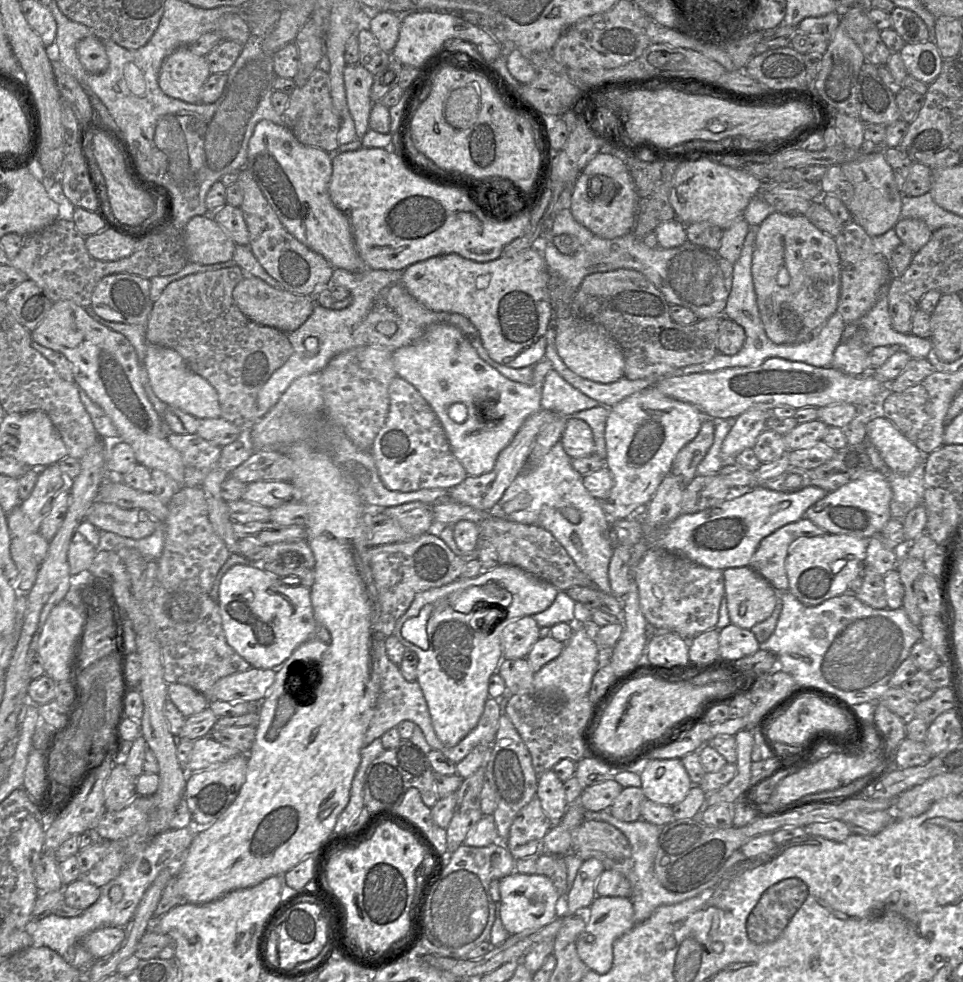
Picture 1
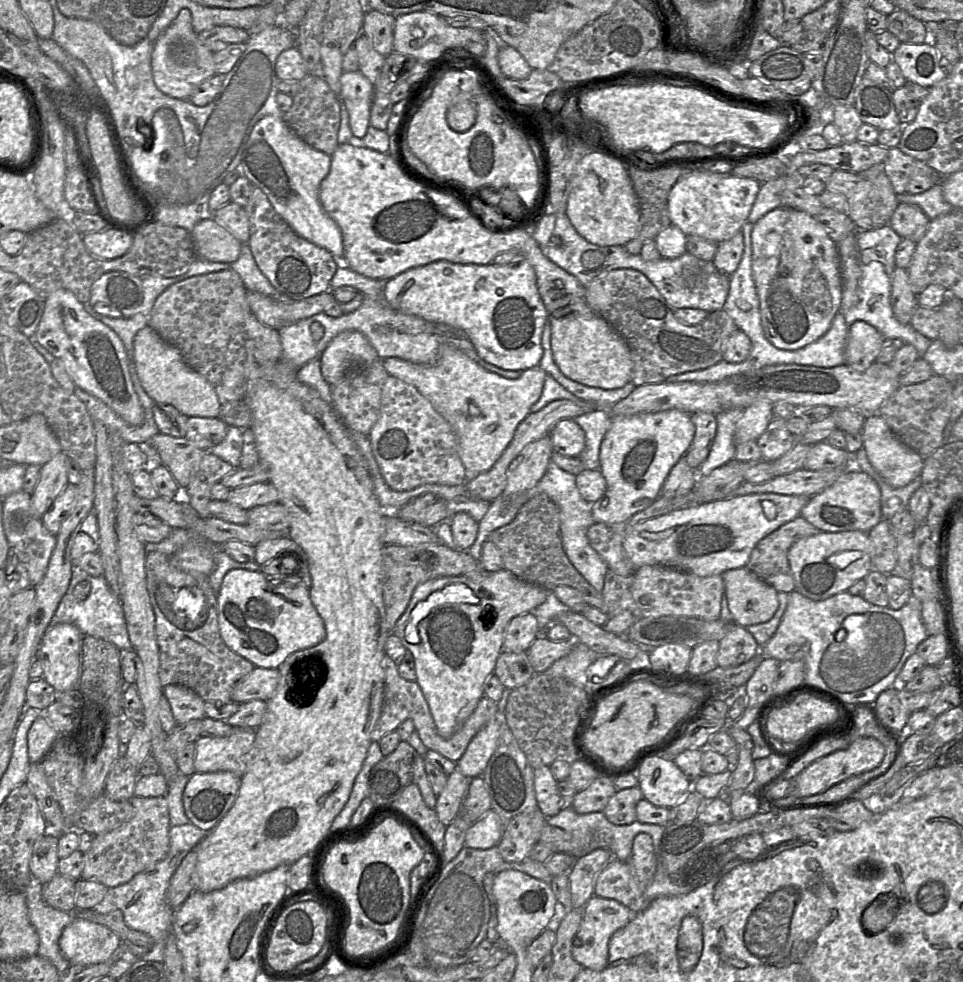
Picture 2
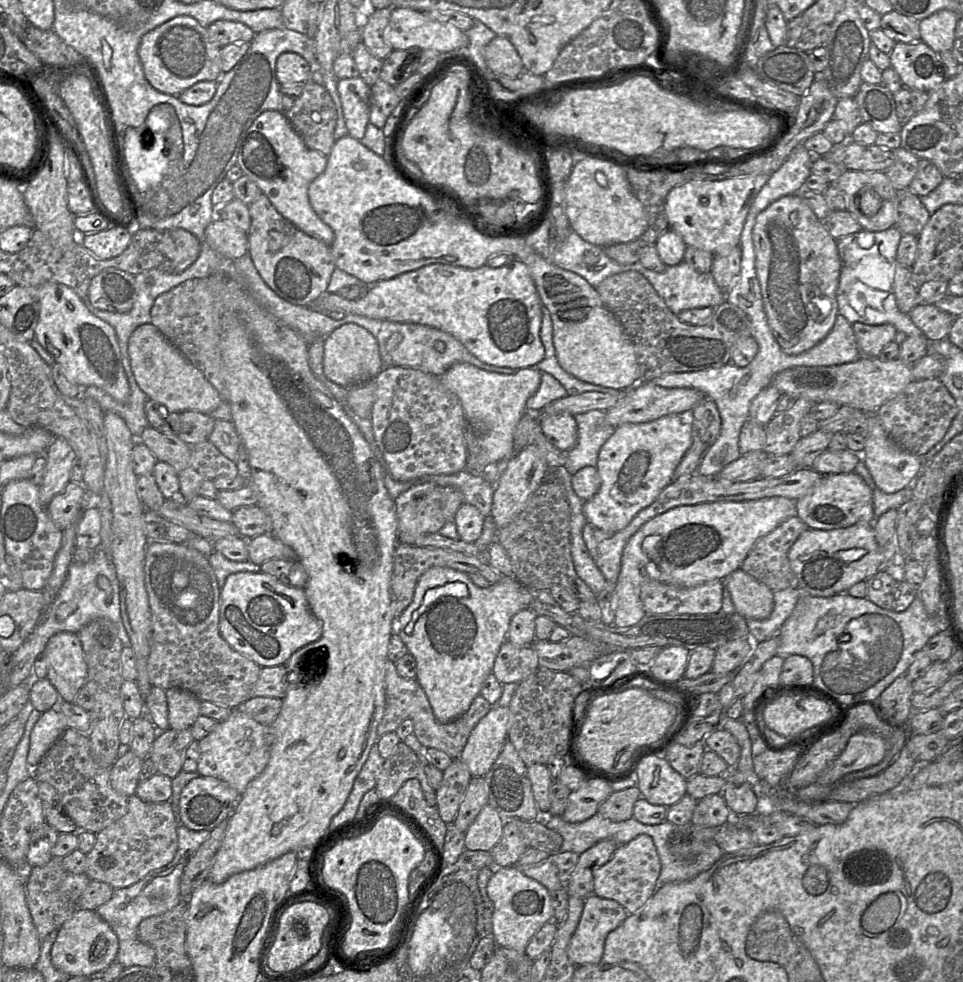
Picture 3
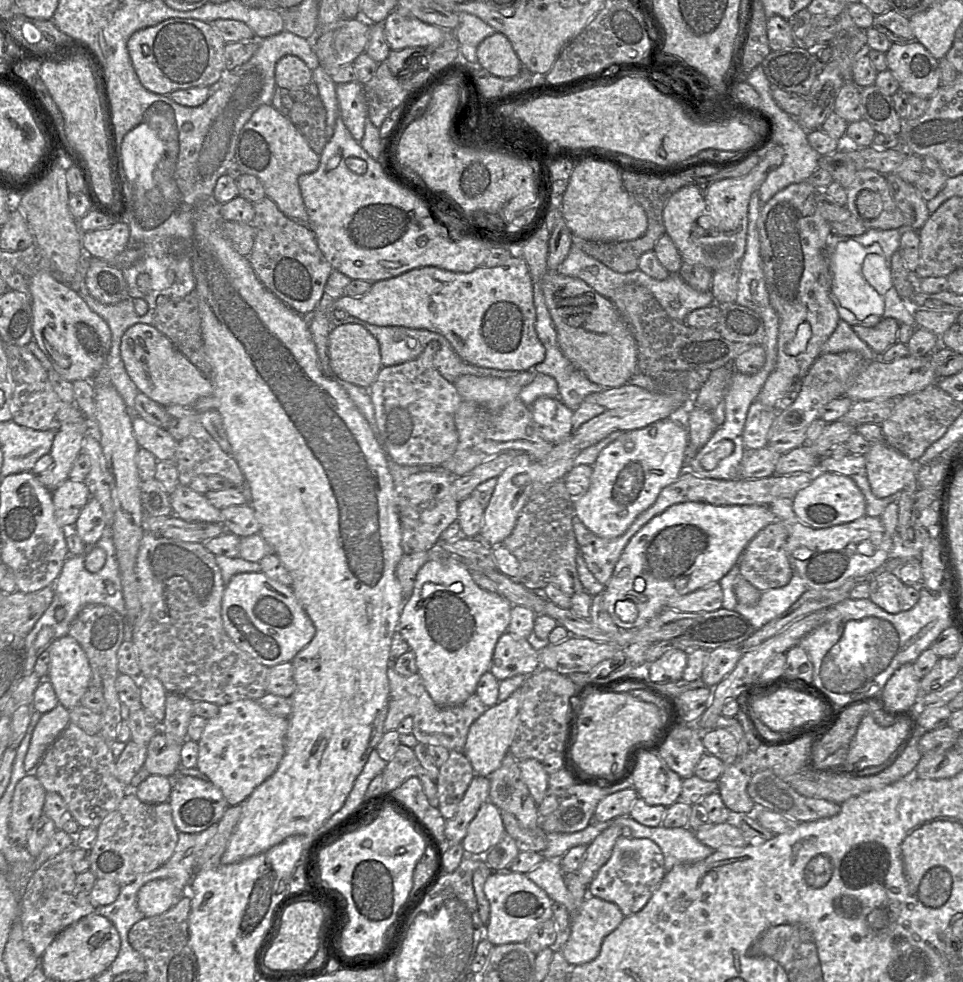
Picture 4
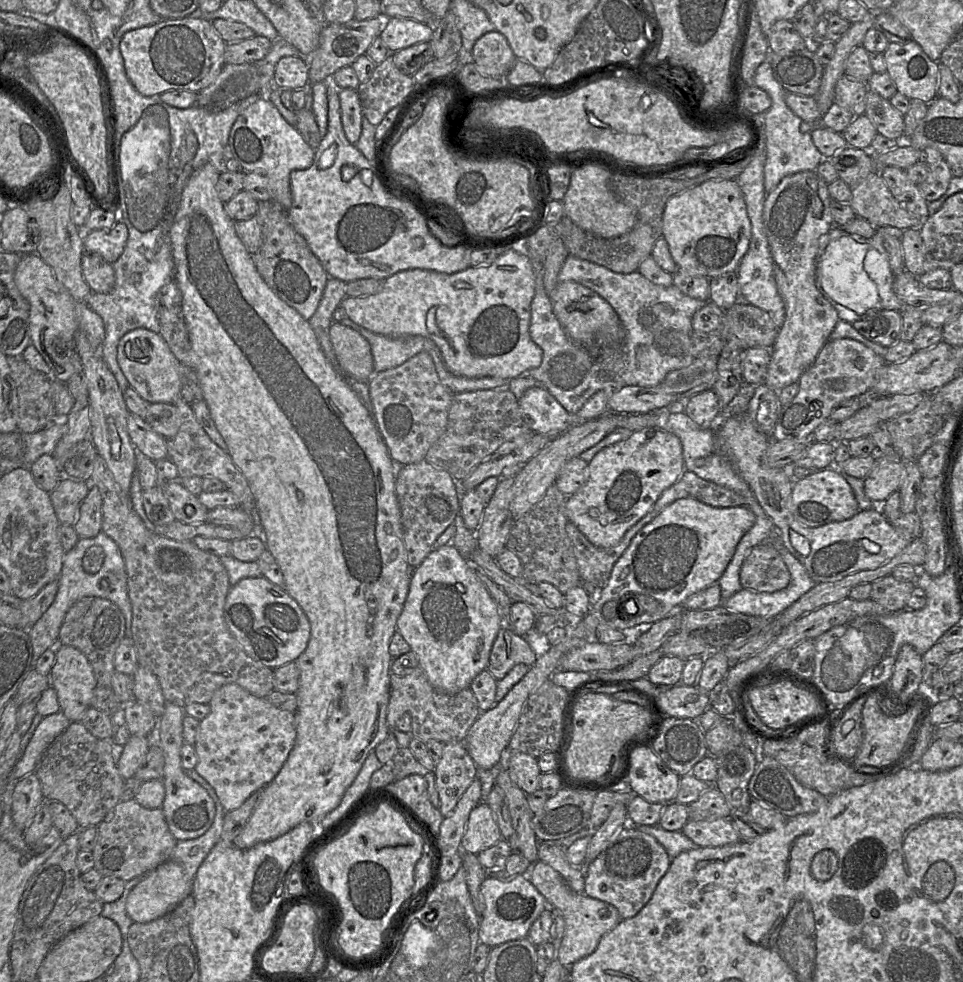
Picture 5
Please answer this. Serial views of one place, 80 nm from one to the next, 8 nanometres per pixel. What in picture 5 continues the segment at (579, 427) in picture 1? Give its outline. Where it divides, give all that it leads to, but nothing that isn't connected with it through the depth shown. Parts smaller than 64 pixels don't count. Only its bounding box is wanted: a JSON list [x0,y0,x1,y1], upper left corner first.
[518,385,573,435]

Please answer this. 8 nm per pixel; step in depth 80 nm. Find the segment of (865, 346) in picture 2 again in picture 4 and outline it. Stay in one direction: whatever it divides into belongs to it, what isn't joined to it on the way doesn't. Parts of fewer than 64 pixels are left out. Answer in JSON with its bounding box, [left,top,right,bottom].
[851,318,900,355]

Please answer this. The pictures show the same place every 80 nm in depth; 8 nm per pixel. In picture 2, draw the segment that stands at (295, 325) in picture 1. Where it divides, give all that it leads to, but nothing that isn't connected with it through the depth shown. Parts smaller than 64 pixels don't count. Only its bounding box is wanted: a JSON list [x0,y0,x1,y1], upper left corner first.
[246,291,338,330]

